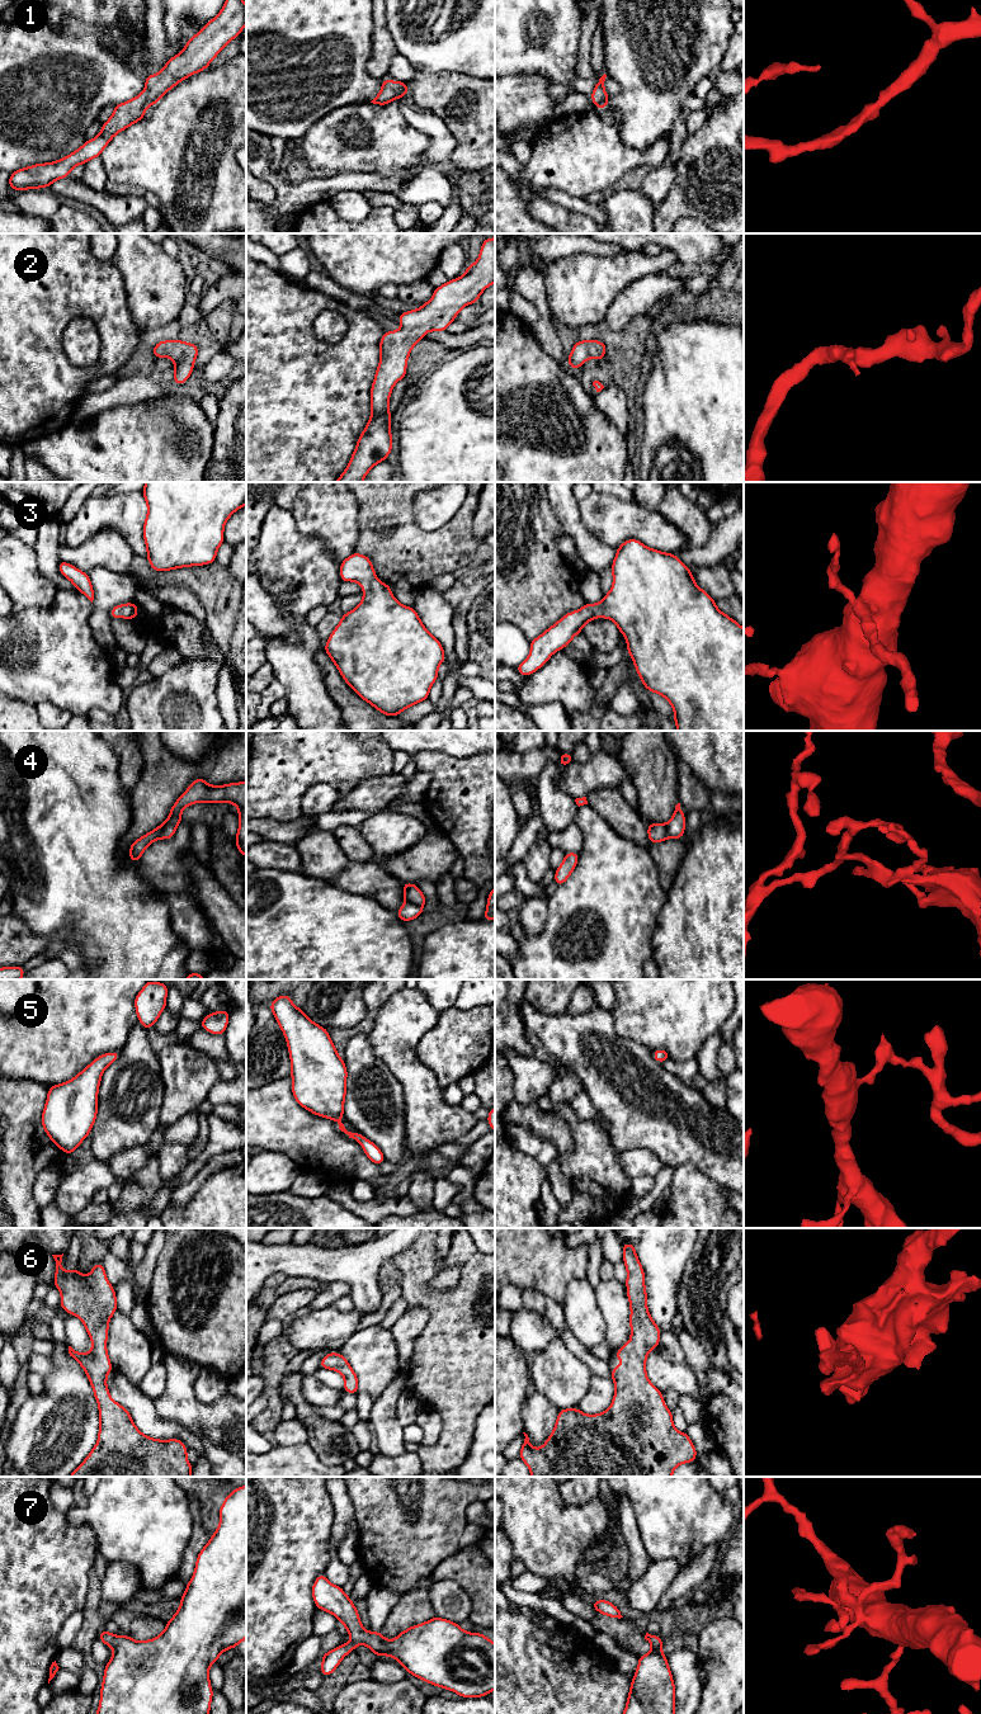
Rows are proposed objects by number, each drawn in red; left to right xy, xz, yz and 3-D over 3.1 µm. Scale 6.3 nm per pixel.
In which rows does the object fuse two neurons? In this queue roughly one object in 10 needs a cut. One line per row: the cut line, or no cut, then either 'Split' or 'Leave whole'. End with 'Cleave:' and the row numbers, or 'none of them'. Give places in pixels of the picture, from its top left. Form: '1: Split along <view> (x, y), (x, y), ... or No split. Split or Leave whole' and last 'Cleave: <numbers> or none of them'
1: No split. Leave whole
2: No split. Leave whole
3: No split. Leave whole
4: Split along xy (180, 810), (174, 812), (163, 825), (159, 837). Split
5: No split. Leave whole
6: No split. Leave whole
7: No split. Leave whole
Cleave: 4

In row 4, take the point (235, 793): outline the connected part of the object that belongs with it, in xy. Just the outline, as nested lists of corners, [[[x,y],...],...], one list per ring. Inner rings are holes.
[[[203,776],[197,778],[176,799],[170,809],[169,817],[183,811],[185,807],[199,802],[228,802],[239,808],[239,831],[235,842],[241,856],[246,856],[246,782],[230,783],[226,785],[209,785],[204,782]],[[162,825],[141,836],[129,846],[131,861],[138,863],[147,846],[160,839]]]

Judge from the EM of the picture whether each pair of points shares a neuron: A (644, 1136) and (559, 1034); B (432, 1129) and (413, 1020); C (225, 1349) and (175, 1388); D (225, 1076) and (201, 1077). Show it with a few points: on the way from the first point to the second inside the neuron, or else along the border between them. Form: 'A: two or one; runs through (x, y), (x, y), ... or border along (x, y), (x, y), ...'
A: one; runs through (625, 1110), (583, 1068), (583, 1059)
B: one; runs through (424, 1103), (420, 1086), (406, 1067), (406, 1047)
C: two; border along (179, 1355), (201, 1367)
D: two; border along (215, 1058), (220, 1080)

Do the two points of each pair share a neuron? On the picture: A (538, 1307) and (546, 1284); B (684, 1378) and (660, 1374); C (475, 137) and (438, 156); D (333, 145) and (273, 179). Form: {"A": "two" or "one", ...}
{"A": "two", "B": "one", "C": "two", "D": "two"}

